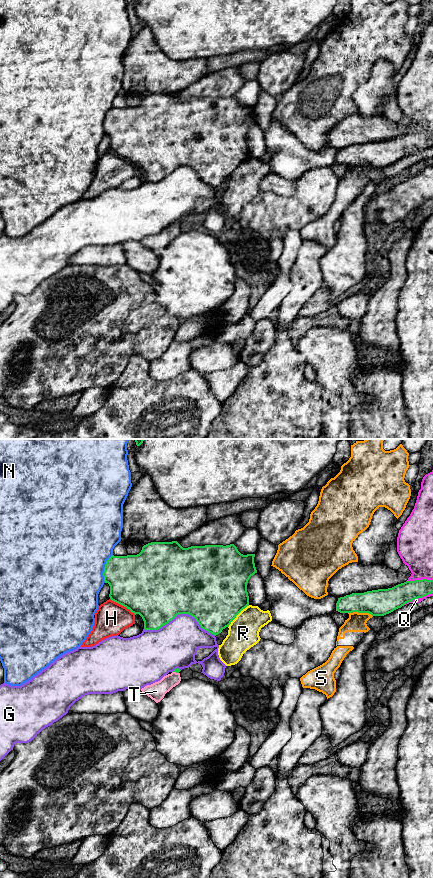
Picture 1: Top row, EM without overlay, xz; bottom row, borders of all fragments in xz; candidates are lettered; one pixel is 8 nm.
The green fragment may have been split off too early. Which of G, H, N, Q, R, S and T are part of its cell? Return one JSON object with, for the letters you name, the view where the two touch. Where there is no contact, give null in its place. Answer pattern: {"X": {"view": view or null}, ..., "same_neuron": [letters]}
{"T": {"view": "xz"}, "same_neuron": ["T"]}

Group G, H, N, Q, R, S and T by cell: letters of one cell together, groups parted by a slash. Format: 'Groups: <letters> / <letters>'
Groups: G / H / N / Q / R / S / T

